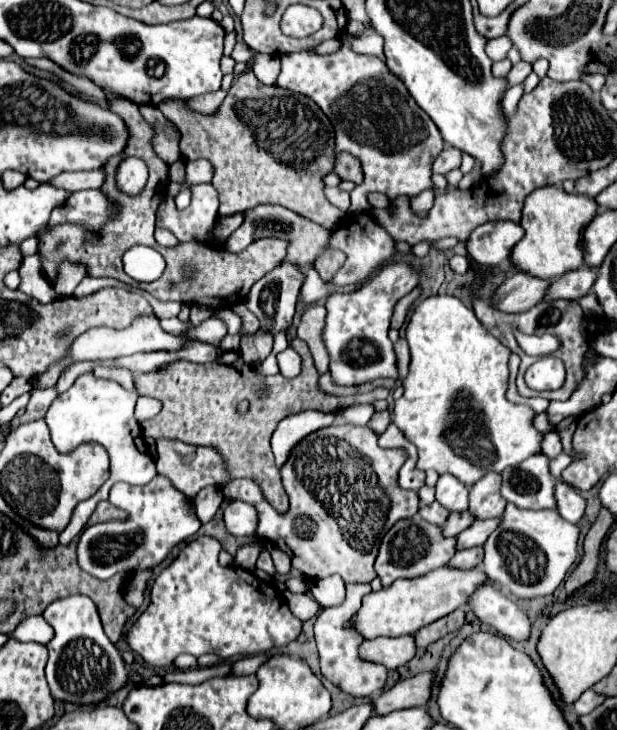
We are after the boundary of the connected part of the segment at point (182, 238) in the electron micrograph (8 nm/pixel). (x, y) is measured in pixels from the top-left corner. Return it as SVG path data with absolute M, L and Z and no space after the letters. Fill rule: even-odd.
M213 184L189 186L189 190L193 196L185 210L177 210L171 196L163 200L157 212L157 228L171 230L179 242L205 242L217 222L219 198Z

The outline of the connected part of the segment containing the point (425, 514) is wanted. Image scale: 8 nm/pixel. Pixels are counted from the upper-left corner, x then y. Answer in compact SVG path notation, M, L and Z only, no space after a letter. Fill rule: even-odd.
M435 500L435 502L431 502L429 506L423 506L423 508L419 510L419 514L421 514L421 518L427 520L427 522L443 526L443 524L447 522L447 516L449 516L451 512L447 512L447 508L443 508L443 506Z

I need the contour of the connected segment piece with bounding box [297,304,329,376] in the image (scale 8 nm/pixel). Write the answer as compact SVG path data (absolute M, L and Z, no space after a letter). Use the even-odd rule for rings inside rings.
M313 304L305 310L301 324L297 328L297 336L301 340L305 340L309 350L311 350L319 376L323 376L327 372L327 364L329 364L329 356L327 356L327 350L325 350L323 340L321 340L321 330L325 326L325 314L327 314L325 306Z

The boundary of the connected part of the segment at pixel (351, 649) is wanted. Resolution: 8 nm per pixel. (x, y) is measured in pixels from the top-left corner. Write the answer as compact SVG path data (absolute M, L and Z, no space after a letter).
M347 584L347 596L339 606L323 608L323 612L315 620L315 638L317 638L317 648L321 656L321 672L323 676L337 684L343 692L363 698L363 696L373 696L383 690L385 680L387 680L387 668L375 662L361 660L359 656L359 646L363 642L363 636L359 636L359 630L353 628L351 620L361 608L361 600L365 594L371 592L369 584Z

